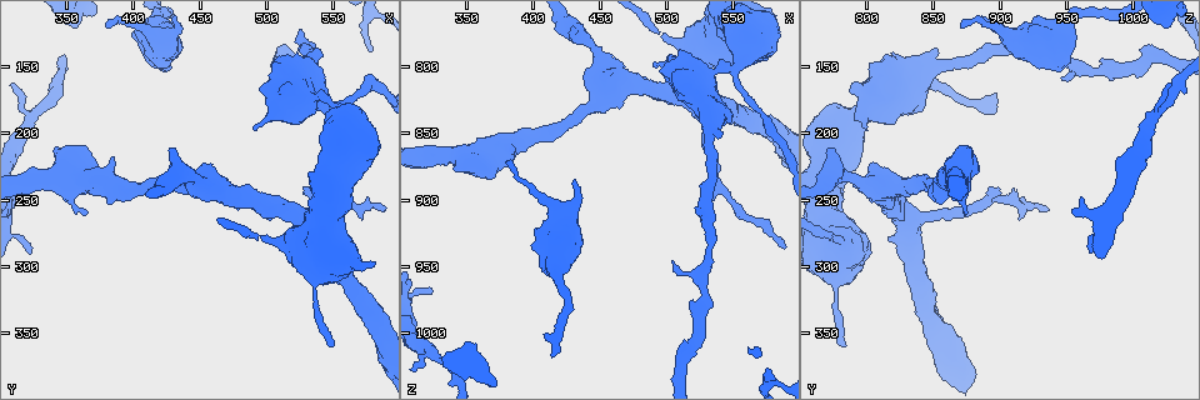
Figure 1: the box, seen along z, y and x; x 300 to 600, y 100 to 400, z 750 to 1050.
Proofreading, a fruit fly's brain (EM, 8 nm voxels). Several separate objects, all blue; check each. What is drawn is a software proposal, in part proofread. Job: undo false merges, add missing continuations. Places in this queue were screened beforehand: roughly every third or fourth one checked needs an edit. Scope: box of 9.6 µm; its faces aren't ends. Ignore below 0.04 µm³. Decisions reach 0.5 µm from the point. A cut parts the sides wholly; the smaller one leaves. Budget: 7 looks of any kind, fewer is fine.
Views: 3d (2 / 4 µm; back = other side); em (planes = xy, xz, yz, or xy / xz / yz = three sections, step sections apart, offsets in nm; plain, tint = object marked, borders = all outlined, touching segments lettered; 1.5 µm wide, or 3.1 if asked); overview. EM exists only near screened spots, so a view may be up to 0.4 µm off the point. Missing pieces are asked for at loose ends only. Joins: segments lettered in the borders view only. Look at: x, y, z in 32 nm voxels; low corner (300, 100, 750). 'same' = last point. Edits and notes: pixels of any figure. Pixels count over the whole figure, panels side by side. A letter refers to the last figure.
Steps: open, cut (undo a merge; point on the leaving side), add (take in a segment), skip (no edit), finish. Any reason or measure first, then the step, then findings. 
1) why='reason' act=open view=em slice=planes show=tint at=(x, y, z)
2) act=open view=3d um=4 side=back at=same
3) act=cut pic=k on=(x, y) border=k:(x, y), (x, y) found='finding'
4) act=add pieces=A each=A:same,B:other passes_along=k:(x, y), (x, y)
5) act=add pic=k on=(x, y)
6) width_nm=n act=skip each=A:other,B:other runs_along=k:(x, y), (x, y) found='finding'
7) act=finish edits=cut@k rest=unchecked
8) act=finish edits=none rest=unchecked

why='branch stops here' act=open view=3d um=4 at=(322, 288, 970)

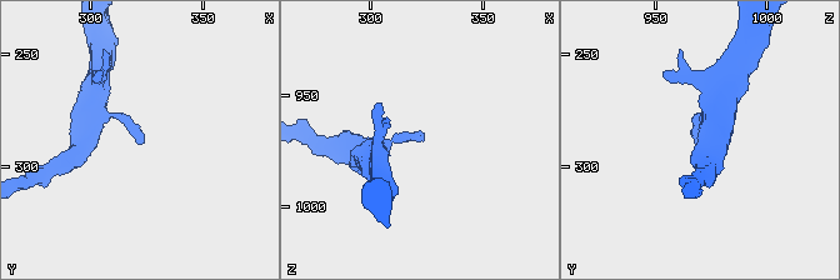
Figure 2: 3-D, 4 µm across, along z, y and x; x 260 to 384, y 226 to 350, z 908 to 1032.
why='now the EM' act=open view=em slice=yz step=4 show=borders at=(323, 289, 968)

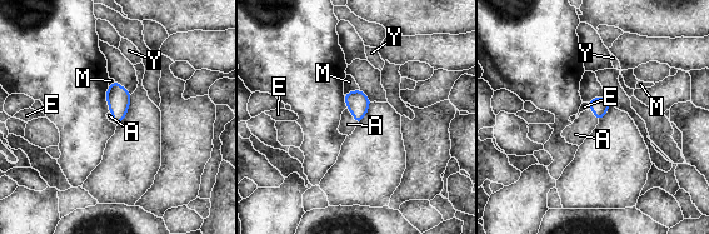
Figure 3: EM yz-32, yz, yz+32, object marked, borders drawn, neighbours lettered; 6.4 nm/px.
act=add pieces=A each=A:same,E:other,M:other,Y:other passes_along=3:(358, 103), (353, 116), (348, 124) found='it goes on there'

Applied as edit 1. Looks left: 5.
why='redraw' act=open view=overview

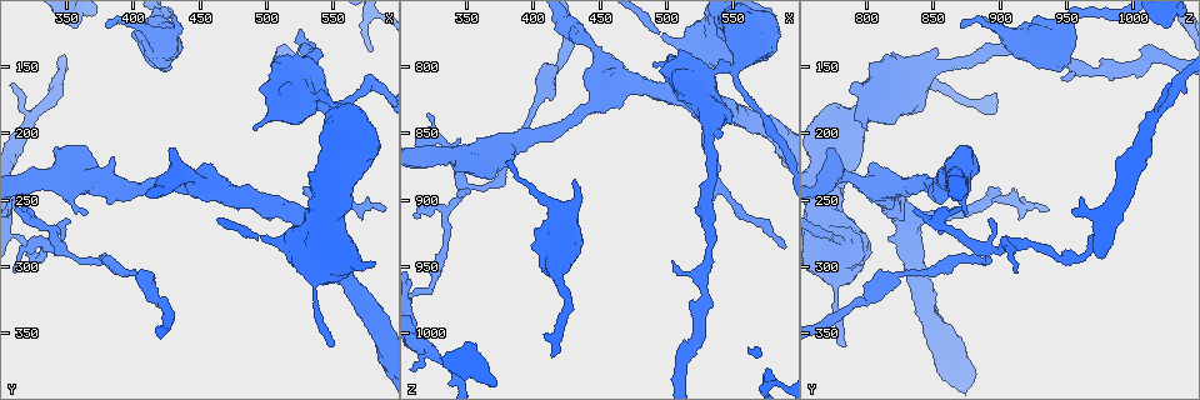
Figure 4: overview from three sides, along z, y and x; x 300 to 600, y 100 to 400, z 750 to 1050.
act=open view=3d um=2 at=(526, 242, 892)

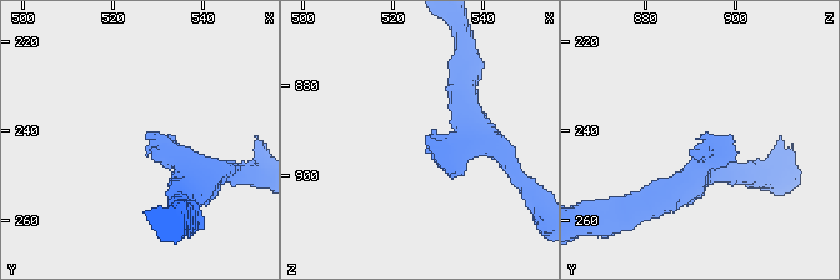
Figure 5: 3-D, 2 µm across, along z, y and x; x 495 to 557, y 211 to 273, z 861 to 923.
arm_widths_nm=160,200 act=open view=em slice=planes show=tint at=(528, 242, 891)

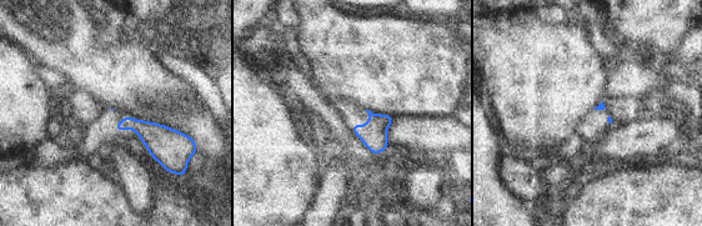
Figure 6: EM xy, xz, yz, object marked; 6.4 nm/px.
act=open view=em slice=planes show=borders at=same

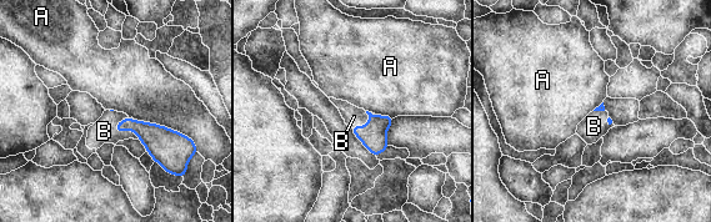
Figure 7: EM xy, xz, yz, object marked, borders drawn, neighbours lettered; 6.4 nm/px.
act=add pieces=B each=A:other,B:same passes_along=7:(160, 142), (124, 130), (104, 131) found='it goes on there'

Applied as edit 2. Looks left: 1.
why='thin end' act=open view=em slice=planes show=borders at=(548, 358, 786)

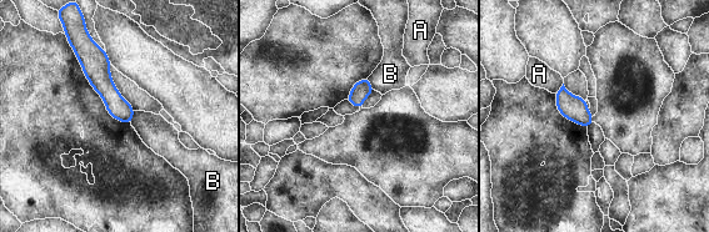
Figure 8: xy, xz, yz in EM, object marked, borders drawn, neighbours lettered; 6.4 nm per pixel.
act=skip each=A:other,B:other runs_along=8:(96, 49), (99, 77), (128, 119) found='no lettered segment goes on from it'

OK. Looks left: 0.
act=finish edits=add@3,add@7 rest=unchecked

